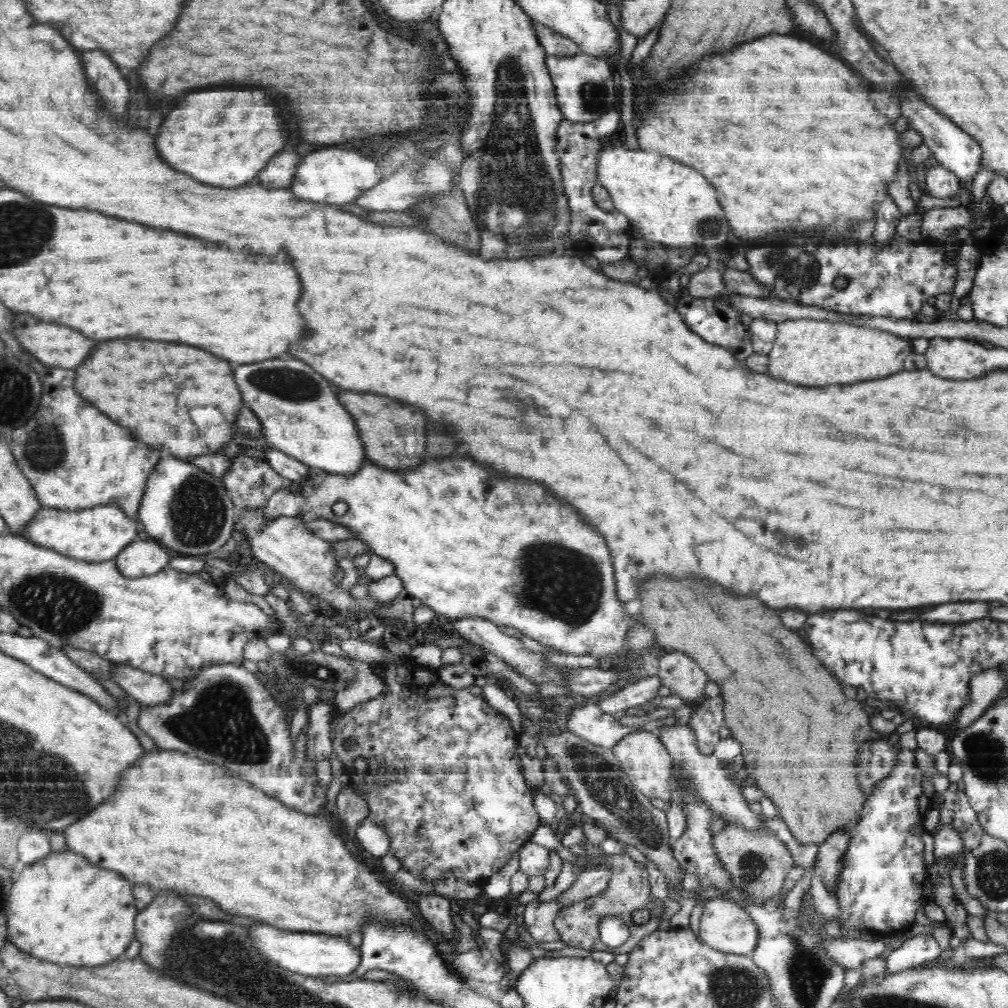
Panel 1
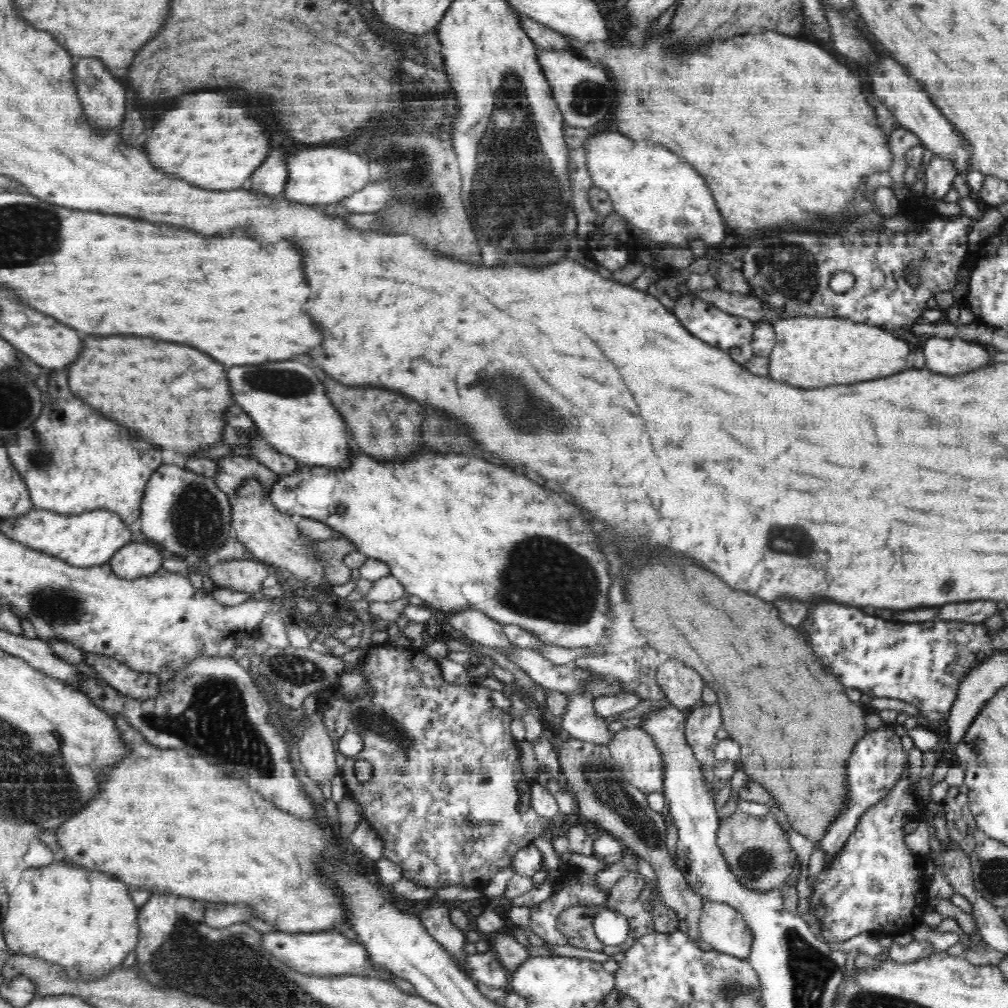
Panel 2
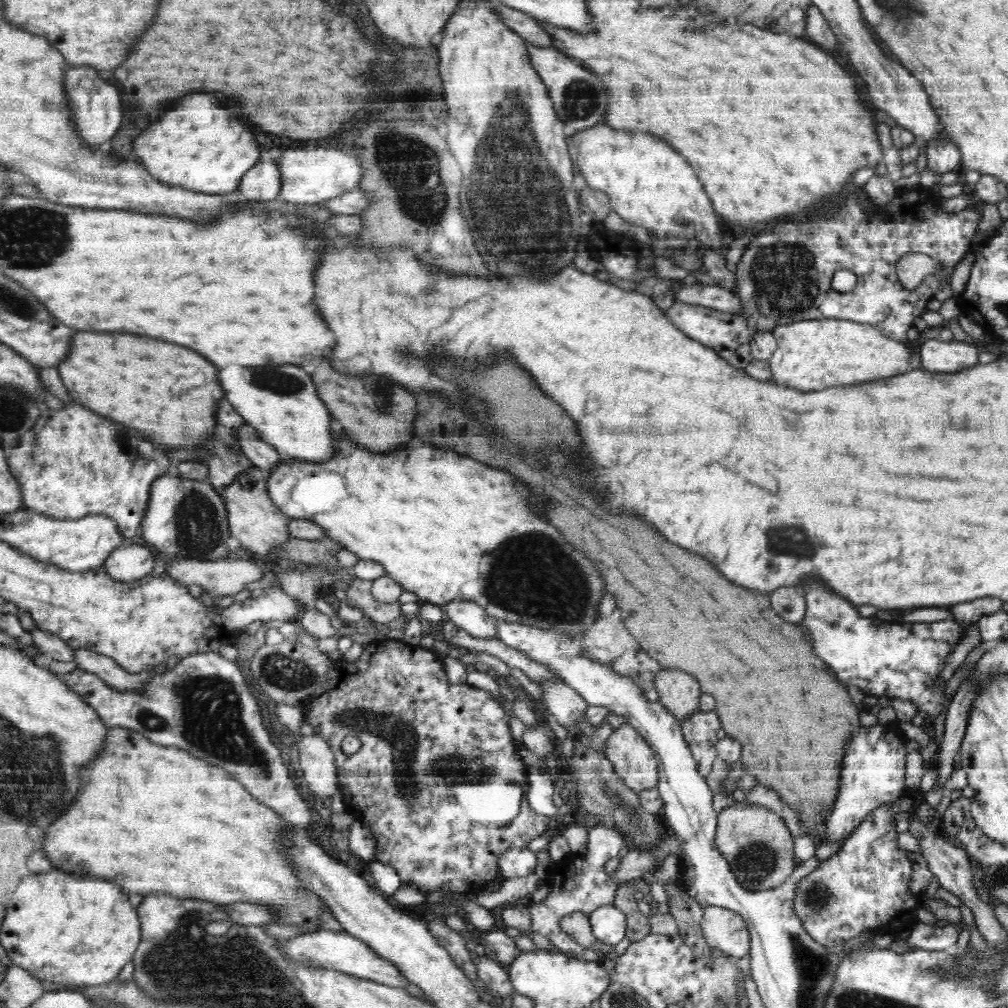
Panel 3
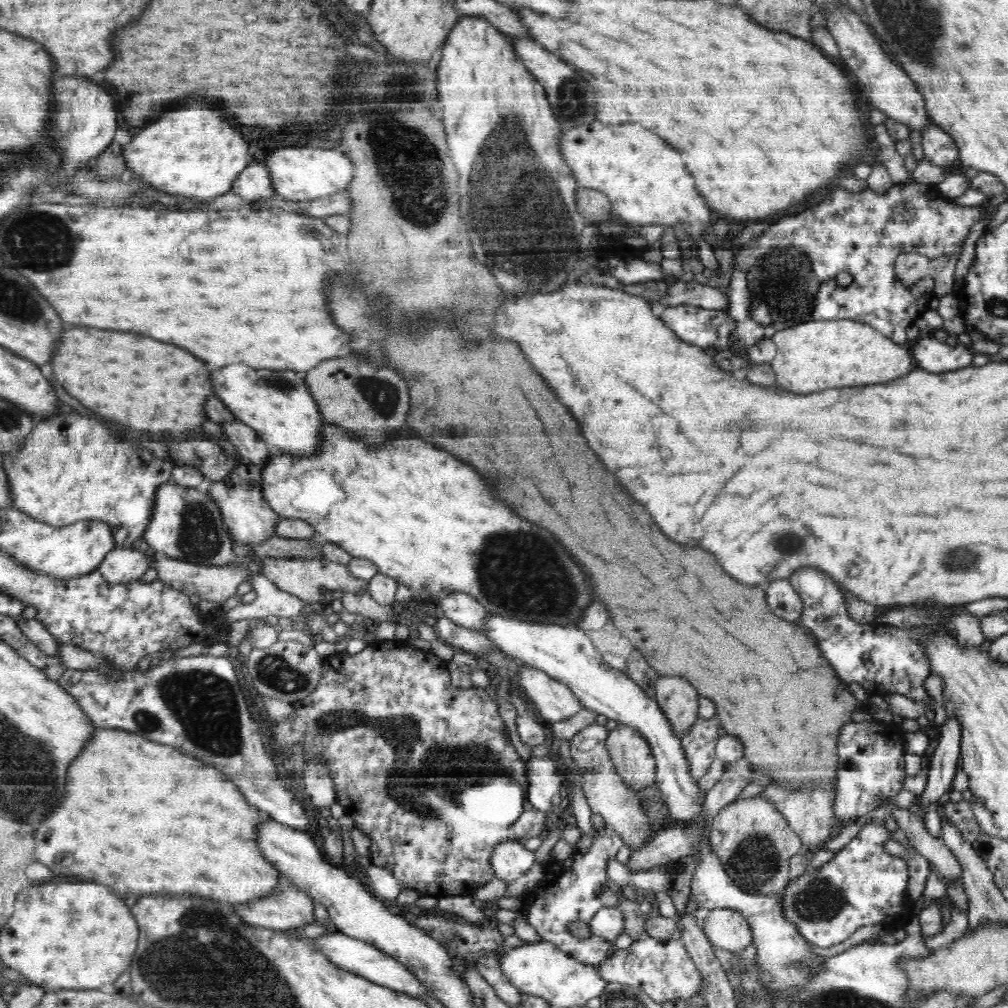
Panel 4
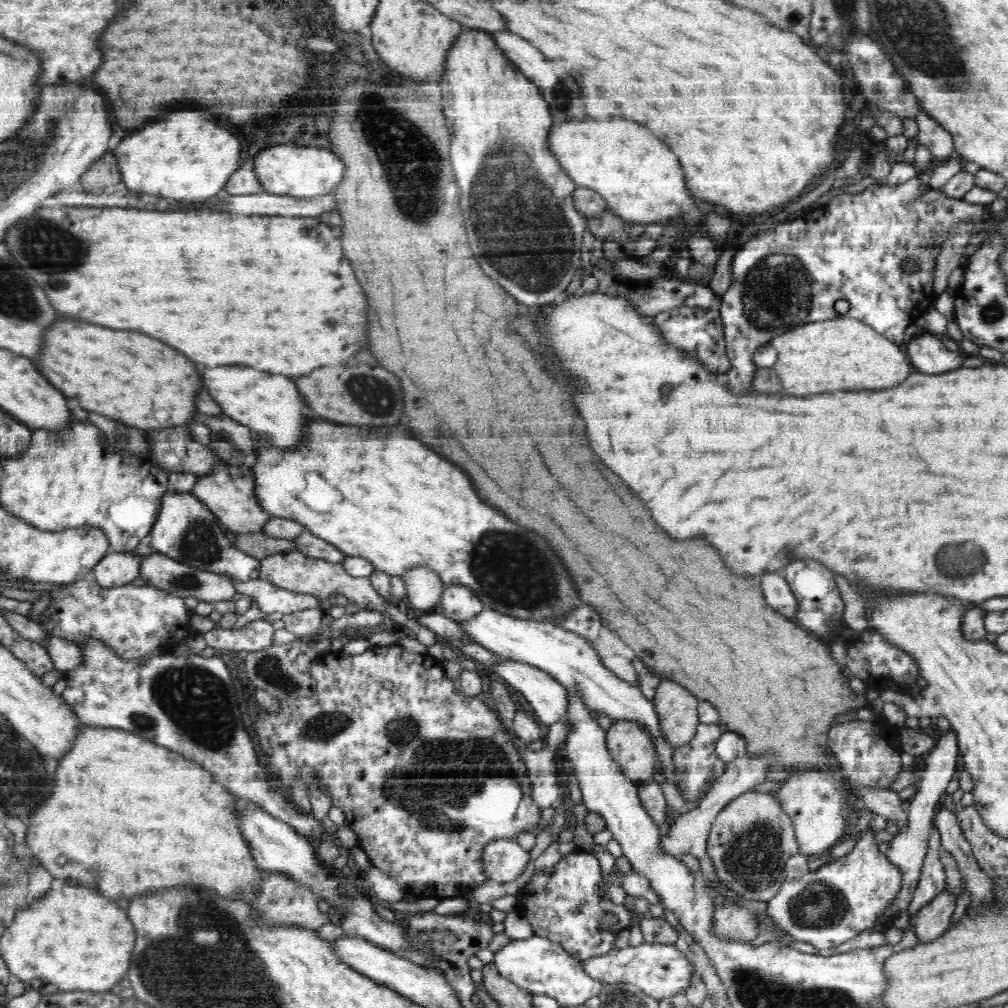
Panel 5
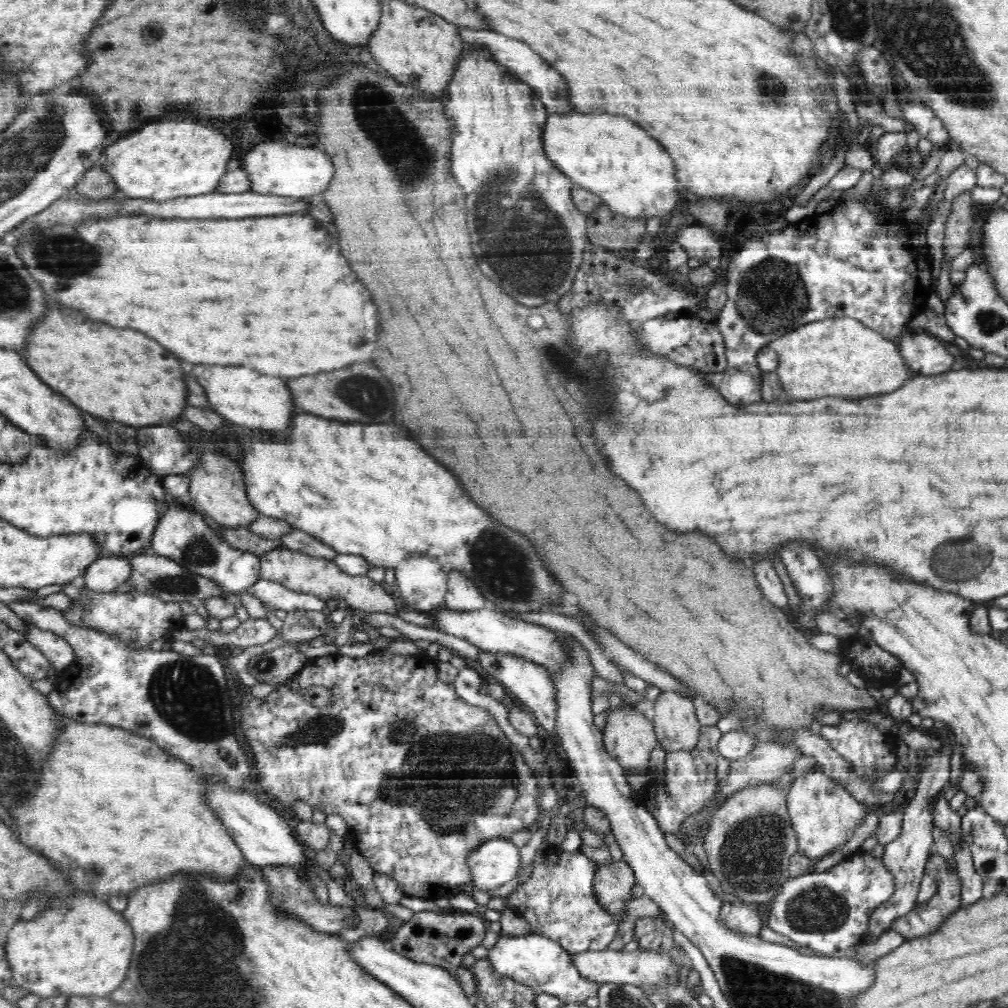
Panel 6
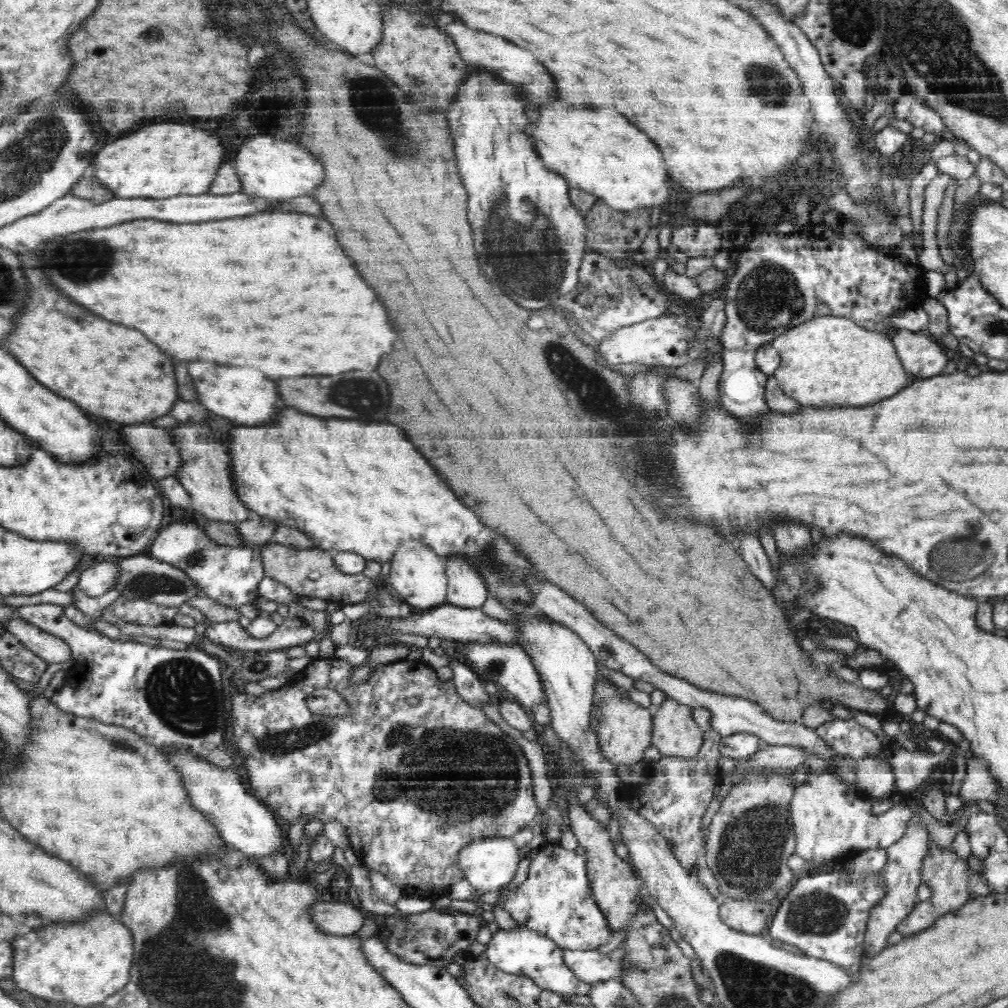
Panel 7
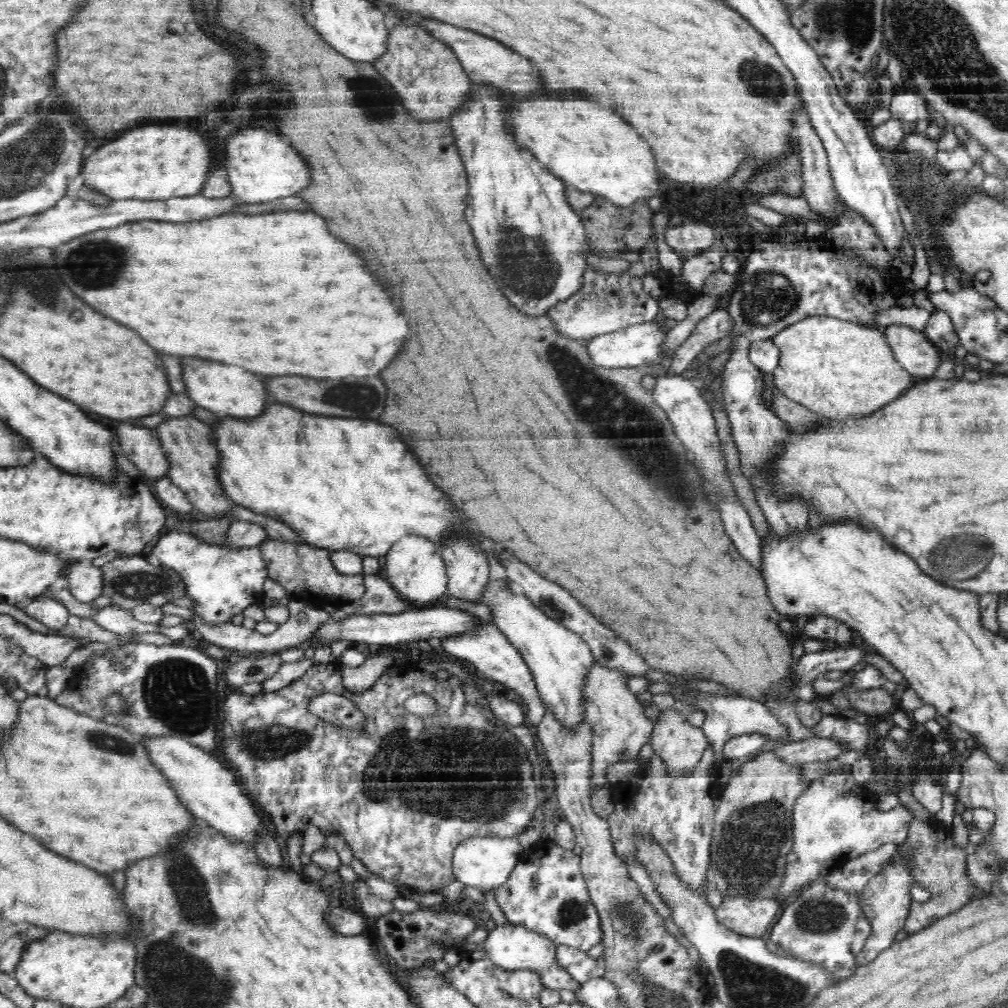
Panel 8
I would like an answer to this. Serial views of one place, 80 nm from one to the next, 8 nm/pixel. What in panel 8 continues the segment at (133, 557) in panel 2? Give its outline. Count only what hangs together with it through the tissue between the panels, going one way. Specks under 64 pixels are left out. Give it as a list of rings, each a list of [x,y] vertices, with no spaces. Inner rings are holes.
[[[90,562],[70,563],[63,582],[70,595],[82,603],[90,603],[101,596],[105,587],[105,570]]]

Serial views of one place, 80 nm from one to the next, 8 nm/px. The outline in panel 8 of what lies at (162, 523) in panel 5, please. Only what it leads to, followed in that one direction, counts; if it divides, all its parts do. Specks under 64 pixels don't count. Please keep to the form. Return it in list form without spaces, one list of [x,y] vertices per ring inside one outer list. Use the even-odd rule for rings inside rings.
[[[167,531],[162,536],[159,537],[157,543],[155,546],[153,546],[153,549],[150,554],[150,558],[152,561],[155,561],[159,565],[163,565],[164,567],[168,569],[172,569],[176,571],[180,575],[180,578],[182,579],[182,582],[184,582],[186,586],[187,596],[190,598],[190,600],[194,600],[197,602],[197,604],[194,604],[192,608],[189,608],[190,610],[193,610],[196,612],[196,614],[199,616],[199,620],[204,620],[204,623],[208,623],[208,625],[212,626],[219,626],[224,625],[227,623],[231,623],[232,618],[236,616],[236,614],[240,614],[243,610],[246,610],[248,606],[252,605],[258,605],[258,607],[261,607],[265,600],[265,591],[264,591],[264,582],[268,579],[267,577],[267,566],[264,563],[263,556],[261,555],[261,550],[259,549],[259,545],[248,547],[248,548],[226,548],[222,544],[216,545],[216,544],[208,544],[207,541],[199,540],[198,537],[194,535],[191,531],[188,533],[184,533],[182,531]]]

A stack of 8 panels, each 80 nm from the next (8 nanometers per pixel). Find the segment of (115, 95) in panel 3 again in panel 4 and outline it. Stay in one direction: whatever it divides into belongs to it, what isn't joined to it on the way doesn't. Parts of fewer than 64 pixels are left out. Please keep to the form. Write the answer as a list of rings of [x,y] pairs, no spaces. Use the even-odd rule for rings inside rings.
[[[58,76],[56,92],[60,92],[60,116],[56,116],[56,128],[60,128],[60,136],[64,136],[64,144],[68,144],[68,168],[76,168],[76,164],[84,164],[84,160],[102,154],[112,142],[116,132],[116,104],[110,92],[76,76]]]

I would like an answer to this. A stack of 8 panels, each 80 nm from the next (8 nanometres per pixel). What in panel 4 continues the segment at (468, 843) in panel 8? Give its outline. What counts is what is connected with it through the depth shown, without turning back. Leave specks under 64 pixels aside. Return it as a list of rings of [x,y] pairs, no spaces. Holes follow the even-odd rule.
[[[516,840],[499,845],[490,860],[495,877],[506,882],[526,874],[535,862],[534,852],[527,850]]]

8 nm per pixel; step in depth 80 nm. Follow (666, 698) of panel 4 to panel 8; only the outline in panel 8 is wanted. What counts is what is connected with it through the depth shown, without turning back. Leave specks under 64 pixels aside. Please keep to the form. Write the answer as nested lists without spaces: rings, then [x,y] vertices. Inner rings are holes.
[[[665,711],[650,738],[655,754],[670,768],[672,776],[690,772],[709,744],[701,728],[685,721],[686,715],[687,712]]]

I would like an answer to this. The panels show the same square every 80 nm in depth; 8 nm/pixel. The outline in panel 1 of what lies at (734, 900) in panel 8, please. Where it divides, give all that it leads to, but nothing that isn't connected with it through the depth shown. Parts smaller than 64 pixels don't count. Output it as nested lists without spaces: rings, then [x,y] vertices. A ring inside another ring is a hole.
[[[724,898],[706,899],[700,919],[699,936],[704,944],[725,953],[750,955],[759,942],[759,927],[746,909]]]

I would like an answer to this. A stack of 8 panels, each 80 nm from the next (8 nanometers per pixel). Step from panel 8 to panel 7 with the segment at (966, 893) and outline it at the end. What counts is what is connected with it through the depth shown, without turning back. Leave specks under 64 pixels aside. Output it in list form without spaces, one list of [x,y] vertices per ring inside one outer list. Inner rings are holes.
[[[930,842],[928,846],[928,852],[923,858],[921,872],[921,882],[931,888],[931,897],[926,902],[916,903],[909,916],[896,926],[896,930],[904,937],[912,936],[930,928],[941,916],[964,906],[970,901],[972,895],[986,896],[992,892],[990,886],[986,884],[986,879],[982,876],[976,876],[969,869],[966,859],[958,856],[953,849],[942,850],[934,842]]]

